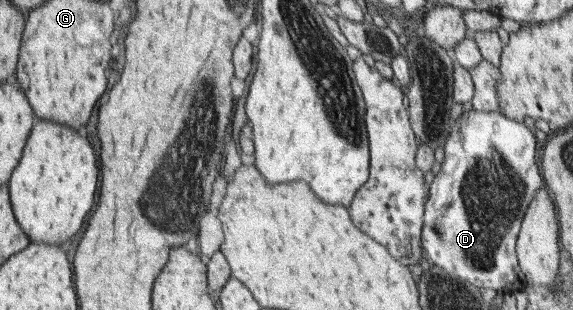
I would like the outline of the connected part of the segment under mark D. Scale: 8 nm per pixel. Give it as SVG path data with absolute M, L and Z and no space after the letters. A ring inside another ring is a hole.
M476 109L463 111L458 120L452 122L450 133L443 145L445 156L440 173L434 175L434 180L429 187L428 201L424 205L424 218L422 234L420 234L421 247L425 257L431 264L436 264L439 268L445 269L452 277L466 281L472 287L486 289L495 289L504 293L512 293L523 289L526 284L525 275L519 266L516 253L516 238L520 234L520 228L523 222L524 213L528 210L530 202L534 200L534 194L540 186L544 185L541 169L536 163L536 152L538 145L533 129L529 128L525 122L514 121L507 118L503 113L498 111L478 111Z

